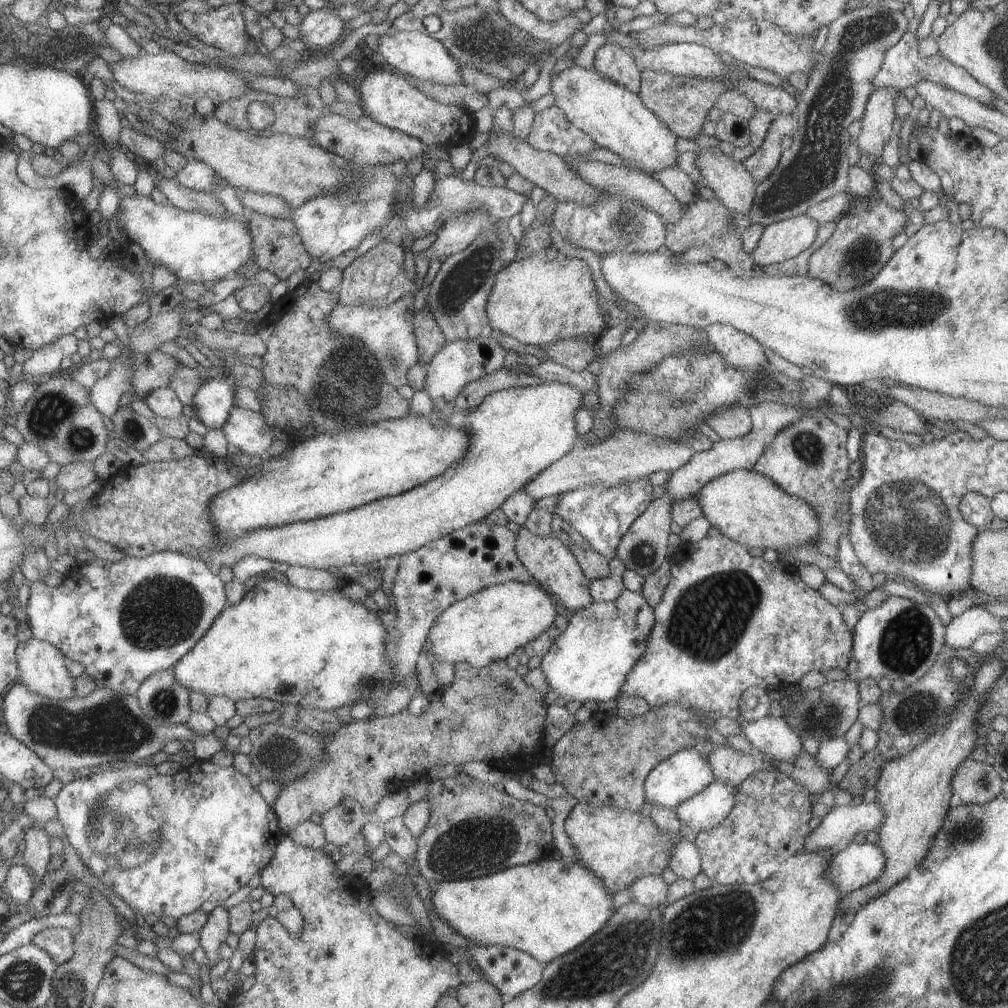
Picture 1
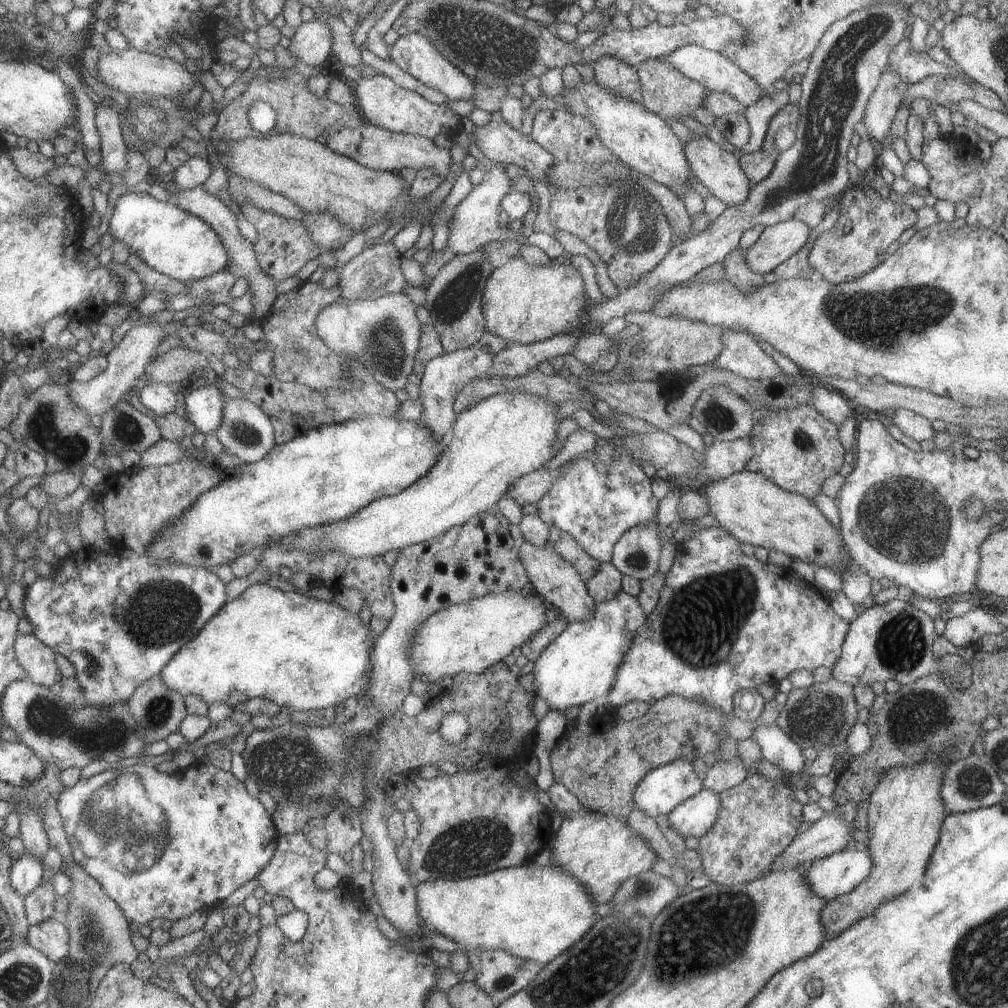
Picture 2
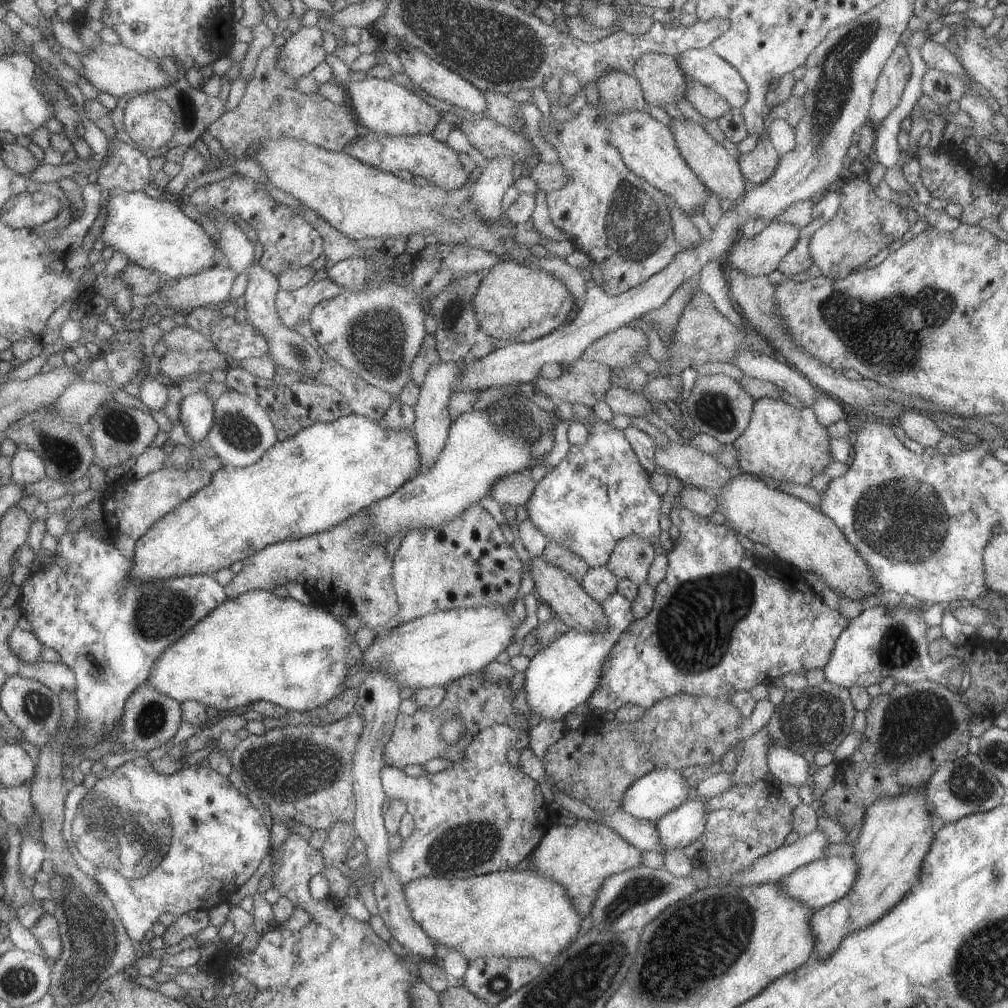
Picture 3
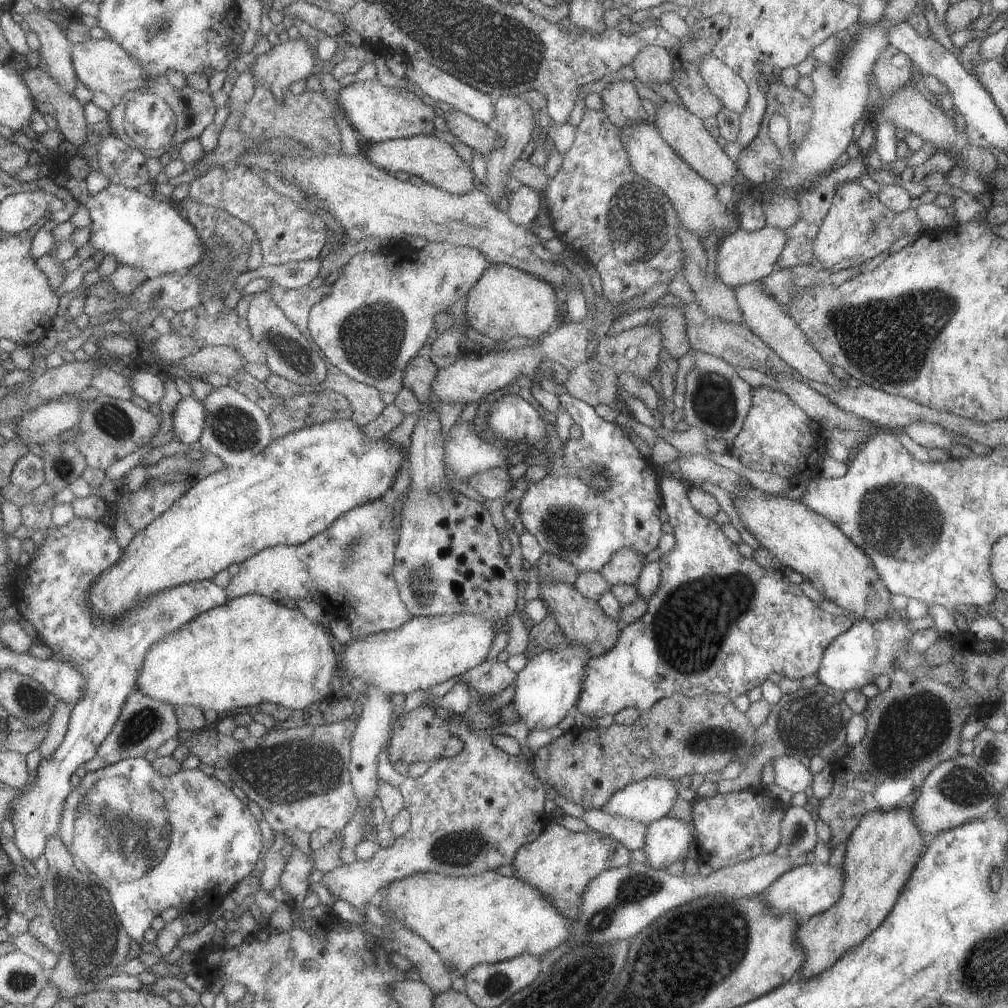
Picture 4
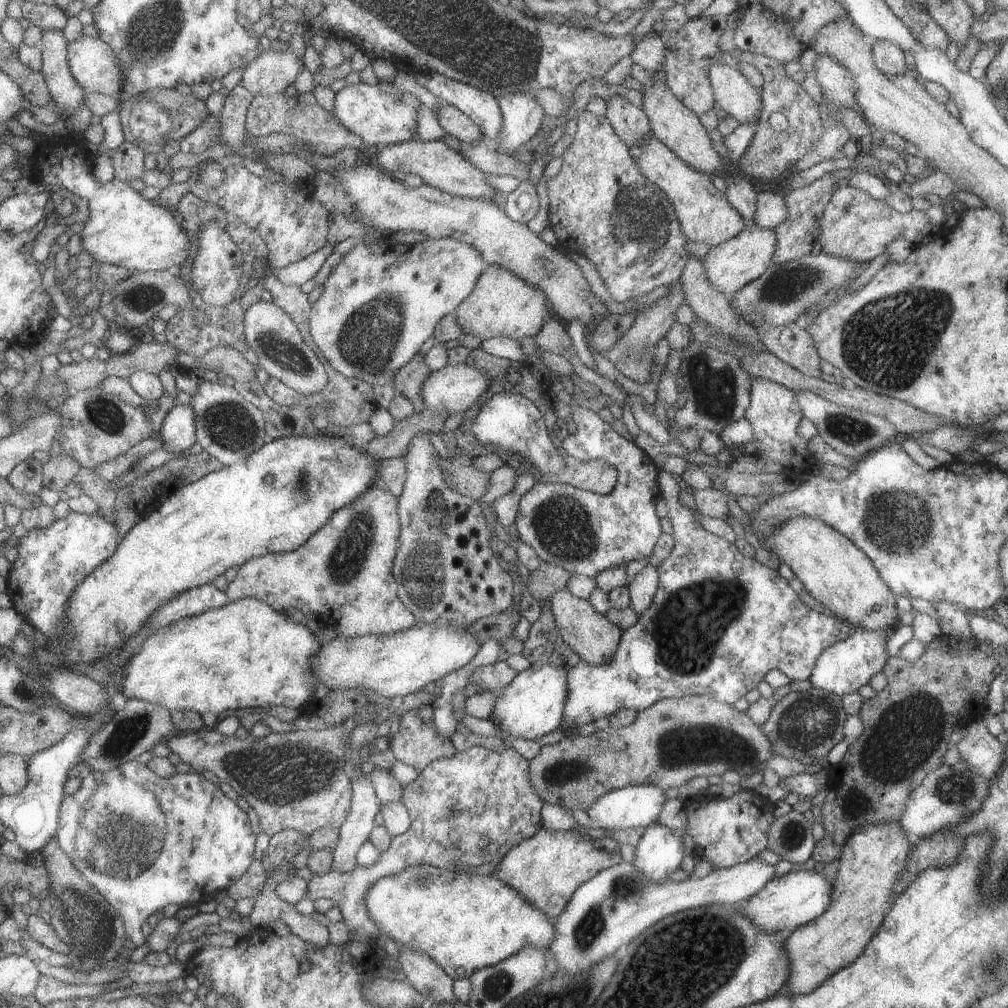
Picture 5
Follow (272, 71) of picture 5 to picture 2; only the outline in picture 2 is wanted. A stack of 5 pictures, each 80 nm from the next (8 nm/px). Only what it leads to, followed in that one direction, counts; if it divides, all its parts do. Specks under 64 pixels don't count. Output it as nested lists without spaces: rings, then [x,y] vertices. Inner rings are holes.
[[[313,16],[297,26],[286,50],[295,56],[294,64],[303,62],[309,67],[321,67],[331,52],[331,43],[332,36],[327,24]]]

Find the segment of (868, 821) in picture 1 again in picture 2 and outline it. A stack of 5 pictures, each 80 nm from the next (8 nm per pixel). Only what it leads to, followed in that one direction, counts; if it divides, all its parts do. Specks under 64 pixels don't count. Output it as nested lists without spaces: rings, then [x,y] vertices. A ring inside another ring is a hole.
[[[825,814],[805,832],[793,838],[793,842],[783,850],[783,854],[773,860],[771,871],[797,864],[809,867],[813,860],[841,851],[850,840],[849,831],[855,830],[854,821],[845,822],[838,815]]]

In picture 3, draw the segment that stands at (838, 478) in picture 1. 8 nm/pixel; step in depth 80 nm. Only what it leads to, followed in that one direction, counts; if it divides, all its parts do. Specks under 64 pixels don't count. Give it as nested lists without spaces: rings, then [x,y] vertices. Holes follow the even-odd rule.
[[[761,398],[752,404],[745,432],[731,445],[737,452],[735,456],[741,471],[772,479],[777,484],[805,486],[814,476],[823,474],[825,466],[833,460],[828,448],[830,440],[826,427],[817,422],[809,407],[797,410],[783,400]]]

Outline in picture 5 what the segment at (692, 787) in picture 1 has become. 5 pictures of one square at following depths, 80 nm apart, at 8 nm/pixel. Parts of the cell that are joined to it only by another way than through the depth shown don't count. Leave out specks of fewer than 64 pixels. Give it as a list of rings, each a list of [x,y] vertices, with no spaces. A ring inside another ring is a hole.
[[[637,784],[606,792],[593,802],[591,808],[585,810],[585,814],[593,822],[597,820],[596,827],[603,829],[647,827],[656,822],[666,800],[665,789],[661,788],[659,784]]]

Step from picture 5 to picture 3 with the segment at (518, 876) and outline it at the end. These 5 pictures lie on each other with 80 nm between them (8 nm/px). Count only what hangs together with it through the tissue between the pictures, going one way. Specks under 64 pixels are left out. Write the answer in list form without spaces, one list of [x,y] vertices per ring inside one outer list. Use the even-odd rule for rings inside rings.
[[[579,818],[571,826],[558,826],[551,823],[537,847],[529,852],[529,869],[537,872],[539,876],[553,878],[553,882],[559,882],[567,892],[571,904],[575,906],[577,914],[581,918],[587,916],[587,910],[591,902],[595,900],[601,882],[607,876],[631,870],[635,866],[641,866],[643,852],[627,844],[617,832],[607,828],[605,824],[595,824],[589,820]]]

